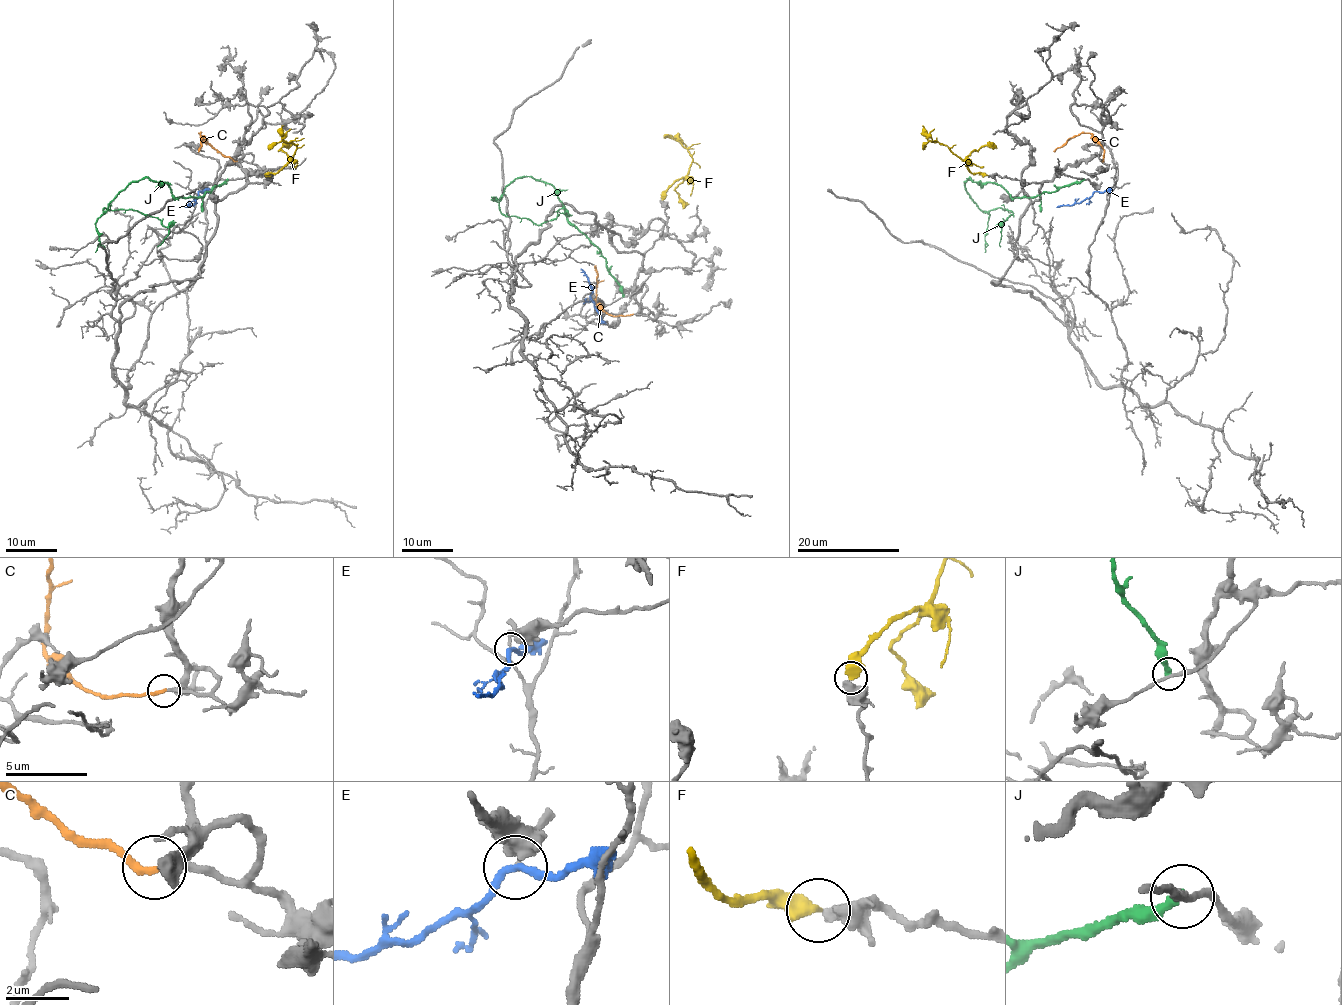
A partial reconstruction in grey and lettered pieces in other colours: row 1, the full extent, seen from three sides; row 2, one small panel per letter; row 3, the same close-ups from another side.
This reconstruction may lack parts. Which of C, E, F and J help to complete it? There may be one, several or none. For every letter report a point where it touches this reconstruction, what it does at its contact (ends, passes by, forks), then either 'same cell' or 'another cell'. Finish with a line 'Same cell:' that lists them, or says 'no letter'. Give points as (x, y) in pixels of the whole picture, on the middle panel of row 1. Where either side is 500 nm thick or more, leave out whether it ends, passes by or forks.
C: (632, 314) | it ends | same cell
E: (595, 308) | it passes by | another cell
F: (662, 199) | another cell
J: (623, 296) | it ends | another cell
Same cell: C

